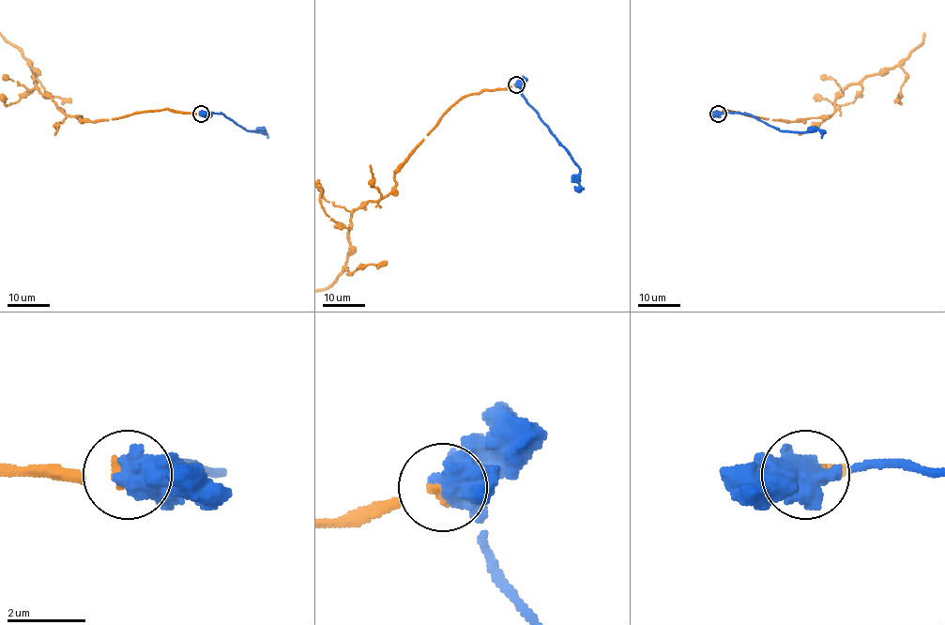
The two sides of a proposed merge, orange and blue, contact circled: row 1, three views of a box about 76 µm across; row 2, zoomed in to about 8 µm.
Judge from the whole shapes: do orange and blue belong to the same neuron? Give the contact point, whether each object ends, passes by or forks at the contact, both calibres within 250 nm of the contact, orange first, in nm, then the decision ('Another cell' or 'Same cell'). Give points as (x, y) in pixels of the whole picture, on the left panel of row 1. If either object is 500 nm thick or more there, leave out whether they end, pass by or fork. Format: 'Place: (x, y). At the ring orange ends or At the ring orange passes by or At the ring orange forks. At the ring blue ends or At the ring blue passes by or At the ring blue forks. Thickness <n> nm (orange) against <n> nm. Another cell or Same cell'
Place: (201, 114). Thickness 240 nm (orange) against 600 nm. Same cell

